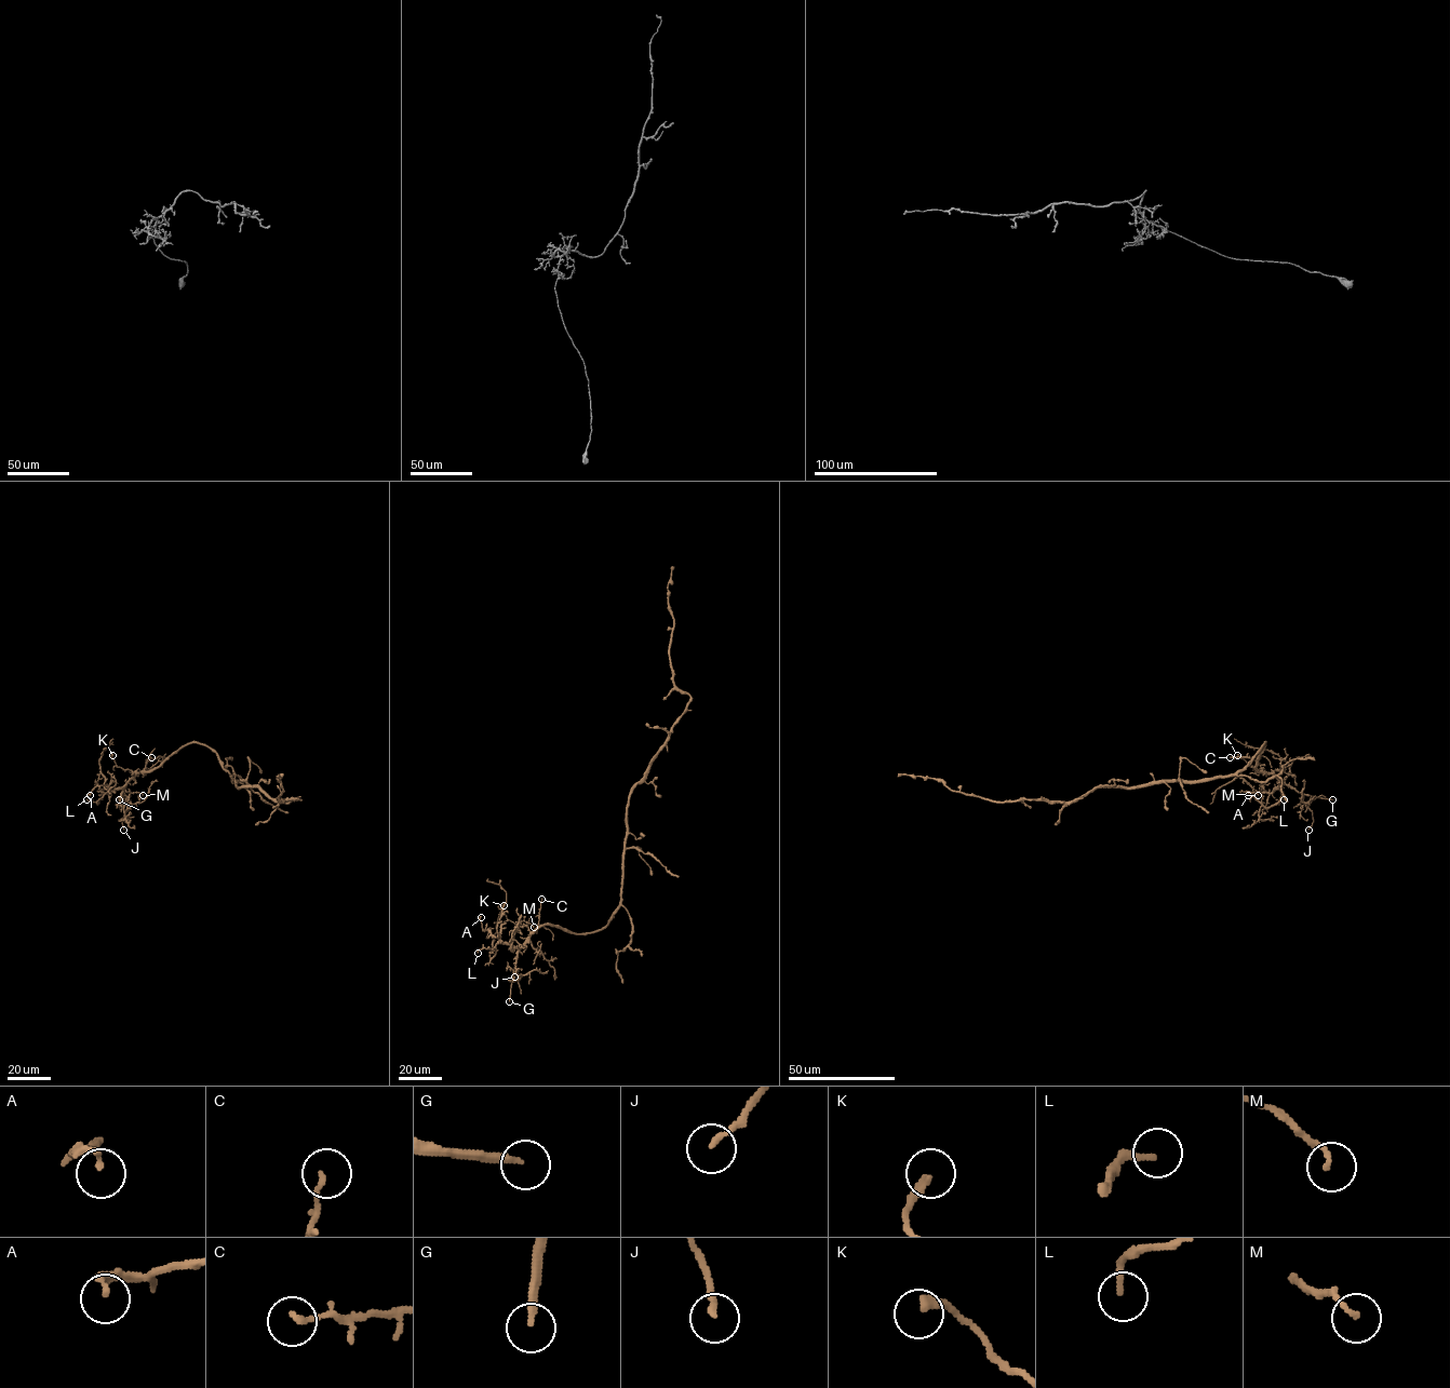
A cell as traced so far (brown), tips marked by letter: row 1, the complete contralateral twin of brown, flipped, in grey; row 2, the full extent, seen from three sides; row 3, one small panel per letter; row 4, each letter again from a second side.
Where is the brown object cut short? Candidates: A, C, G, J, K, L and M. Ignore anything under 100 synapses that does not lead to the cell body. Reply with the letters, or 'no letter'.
G

